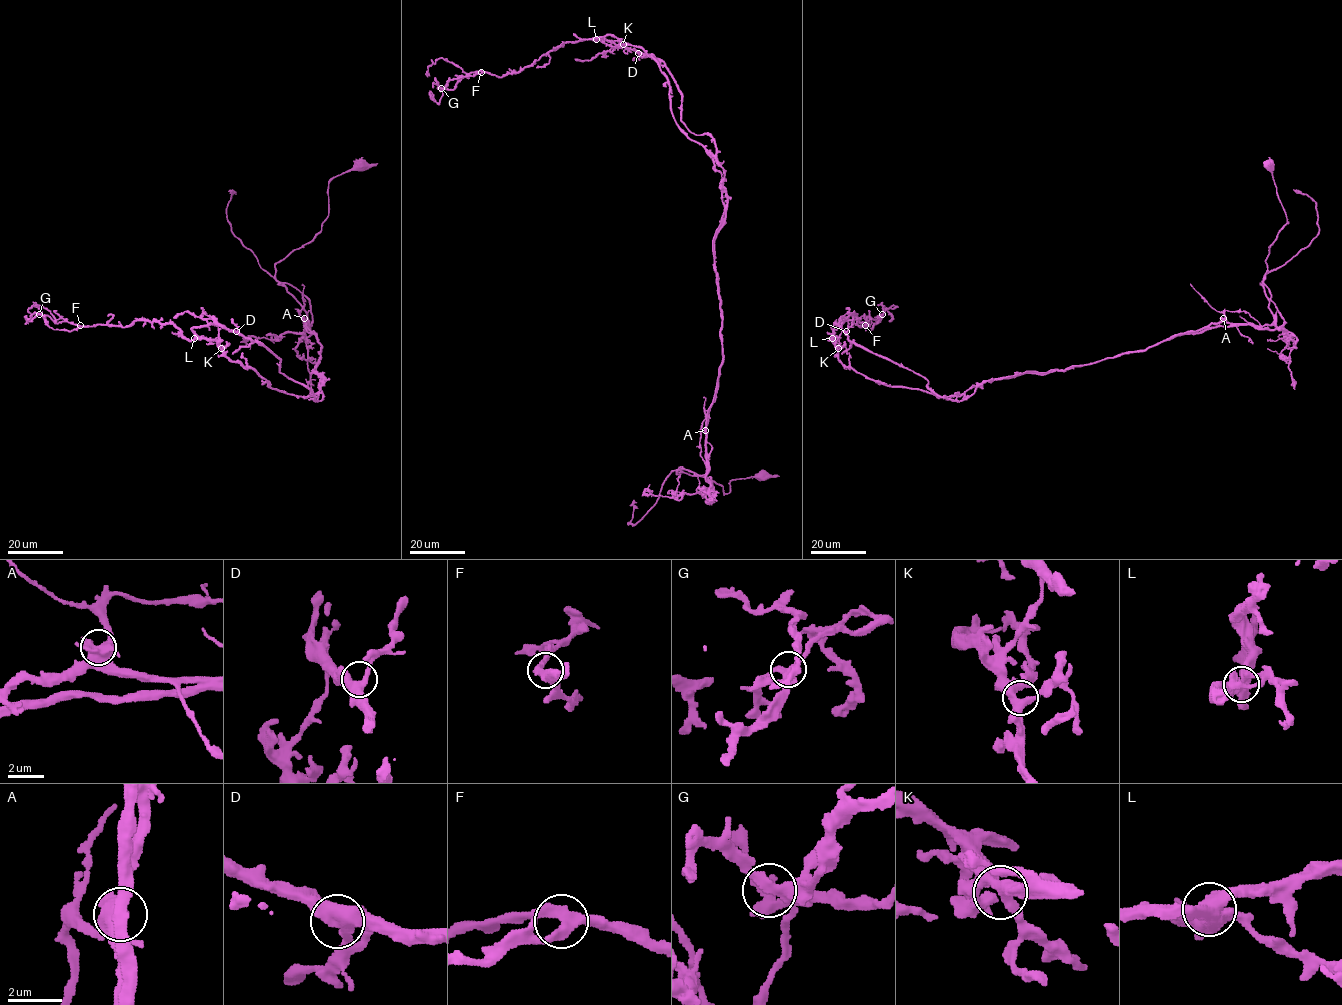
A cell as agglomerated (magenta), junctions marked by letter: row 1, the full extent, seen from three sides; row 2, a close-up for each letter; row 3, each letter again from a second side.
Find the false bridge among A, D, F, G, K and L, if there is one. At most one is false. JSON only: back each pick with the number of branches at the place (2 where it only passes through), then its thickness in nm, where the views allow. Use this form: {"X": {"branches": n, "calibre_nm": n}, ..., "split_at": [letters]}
{"L": {"branches": 3, "calibre_nm": 500}, "split_at": ["L"]}

